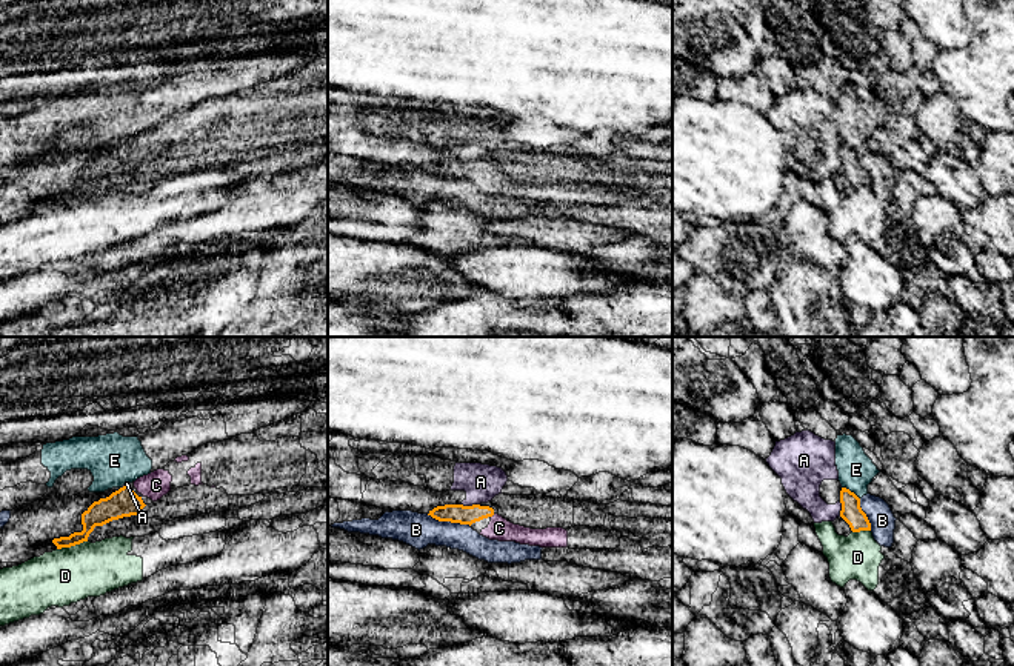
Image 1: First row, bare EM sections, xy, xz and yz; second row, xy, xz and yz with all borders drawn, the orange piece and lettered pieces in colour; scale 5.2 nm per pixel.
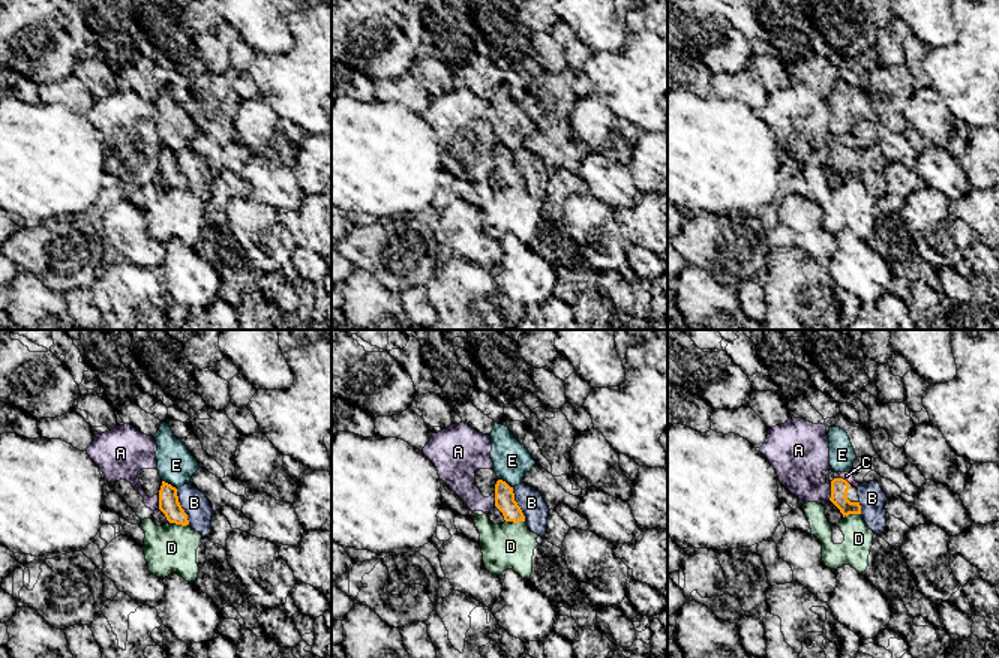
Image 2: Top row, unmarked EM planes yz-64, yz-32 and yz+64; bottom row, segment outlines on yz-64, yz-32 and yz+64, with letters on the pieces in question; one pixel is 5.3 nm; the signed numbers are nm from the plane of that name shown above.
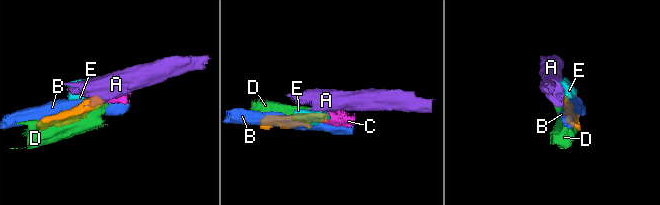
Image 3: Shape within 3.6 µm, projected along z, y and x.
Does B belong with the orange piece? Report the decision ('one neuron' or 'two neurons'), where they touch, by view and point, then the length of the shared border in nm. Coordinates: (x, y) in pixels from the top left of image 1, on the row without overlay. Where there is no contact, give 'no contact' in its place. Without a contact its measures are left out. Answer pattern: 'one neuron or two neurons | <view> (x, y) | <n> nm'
two neurons | xz (448, 176) | 240 nm

